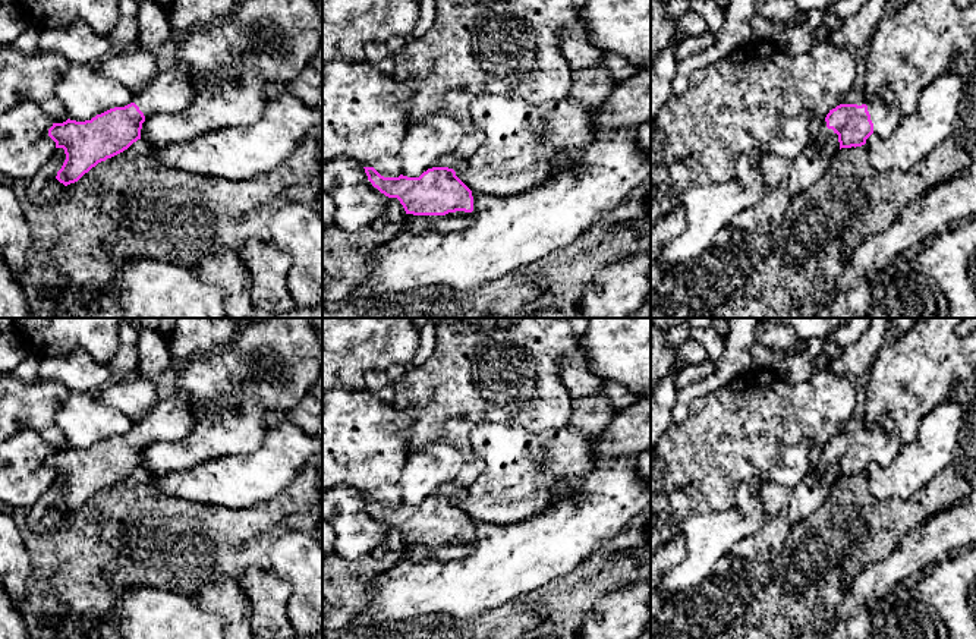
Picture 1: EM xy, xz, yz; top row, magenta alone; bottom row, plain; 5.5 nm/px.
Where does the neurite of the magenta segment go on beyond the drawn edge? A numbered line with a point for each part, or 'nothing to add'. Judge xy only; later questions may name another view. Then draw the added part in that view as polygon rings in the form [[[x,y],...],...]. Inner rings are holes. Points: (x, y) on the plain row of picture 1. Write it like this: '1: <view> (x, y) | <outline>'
1: xy (170, 419) | [[[177,393],[158,403],[138,422],[132,424],[145,447],[160,441],[176,441],[186,437],[193,428],[193,415],[183,397]],[[129,431],[129,432],[130,432]]]

